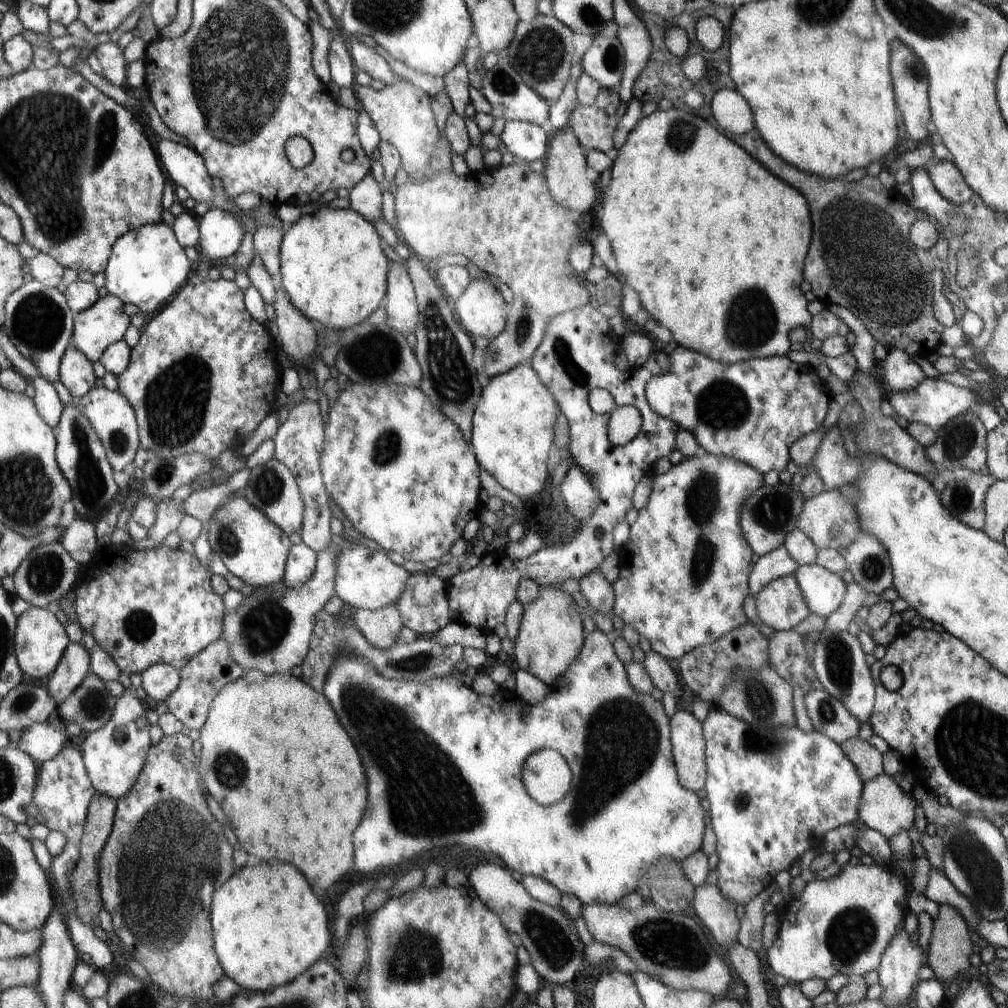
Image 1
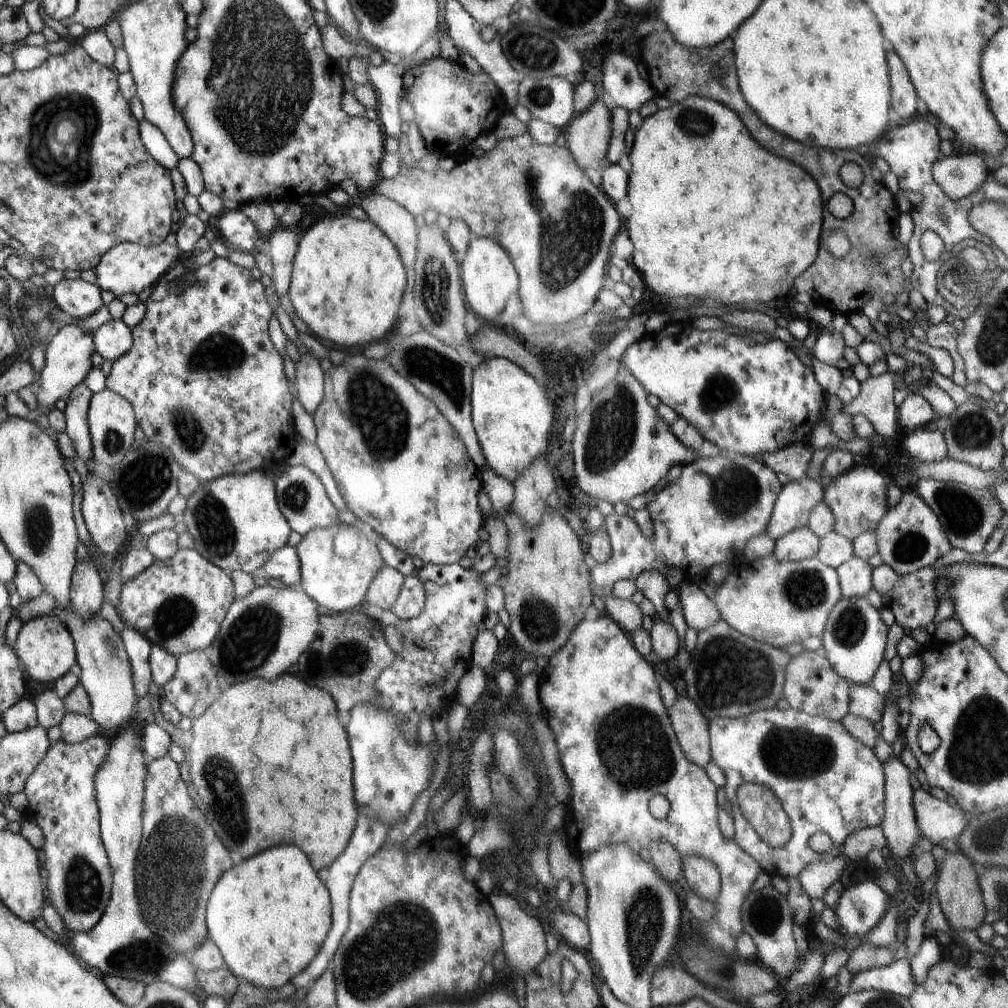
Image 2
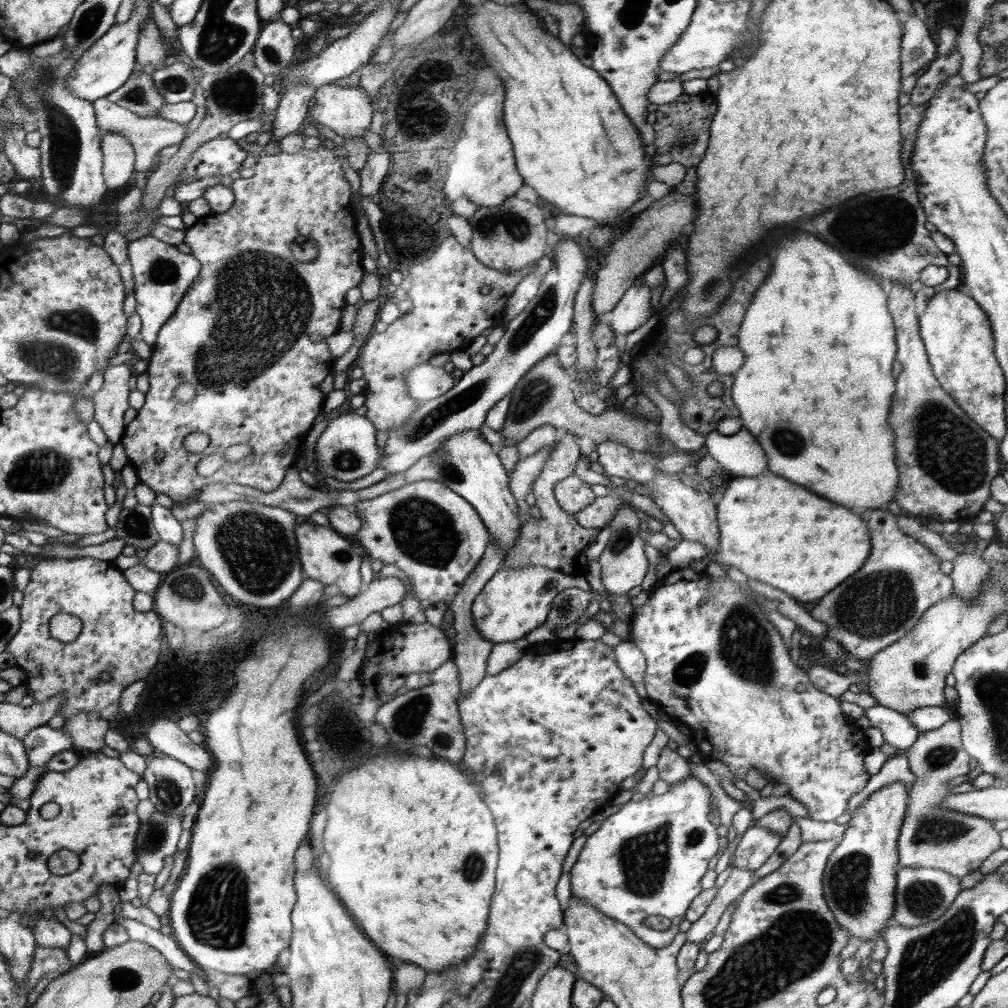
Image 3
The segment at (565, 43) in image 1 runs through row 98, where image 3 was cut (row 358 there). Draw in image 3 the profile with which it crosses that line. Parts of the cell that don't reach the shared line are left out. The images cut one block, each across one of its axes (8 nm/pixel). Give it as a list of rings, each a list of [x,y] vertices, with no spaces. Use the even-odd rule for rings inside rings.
[[[556,351],[546,355],[540,363],[536,364],[536,367],[532,367],[522,380],[516,384],[516,387],[510,393],[510,407],[504,421],[501,426],[500,434],[505,438],[504,444],[514,445],[518,442],[522,442],[535,428],[545,424],[551,424],[560,433],[572,433],[574,436],[588,436],[590,440],[594,440],[597,444],[604,442],[605,440],[611,440],[631,449],[636,449],[644,452],[651,452],[653,444],[658,442],[668,443],[668,438],[664,434],[659,432],[659,426],[656,422],[650,421],[646,418],[636,418],[631,414],[626,414],[620,408],[606,409],[602,414],[588,414],[587,411],[582,410],[577,404],[575,398],[575,392],[572,390],[575,384],[575,373],[572,369],[566,370],[564,367],[560,367],[558,363],[558,355]]]

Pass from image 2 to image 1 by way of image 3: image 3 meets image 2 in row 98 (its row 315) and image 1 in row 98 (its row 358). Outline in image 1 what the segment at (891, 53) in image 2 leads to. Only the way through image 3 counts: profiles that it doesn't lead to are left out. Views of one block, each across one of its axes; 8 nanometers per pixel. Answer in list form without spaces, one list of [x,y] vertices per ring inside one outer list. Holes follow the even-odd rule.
[[[896,37],[890,42],[892,52],[892,80],[894,80],[894,92],[896,92],[896,102],[902,112],[903,123],[910,139],[922,142],[928,138],[928,124],[930,124],[931,114],[928,106],[928,78],[922,60]]]

